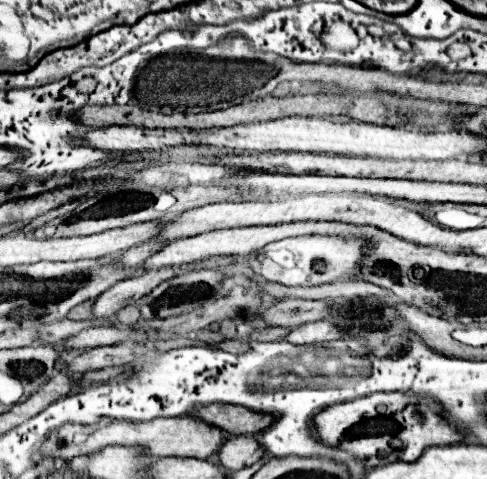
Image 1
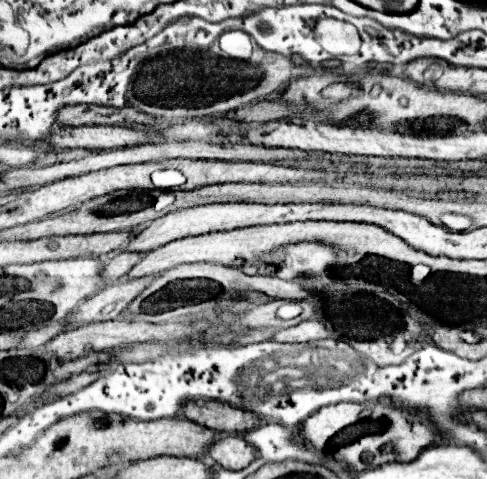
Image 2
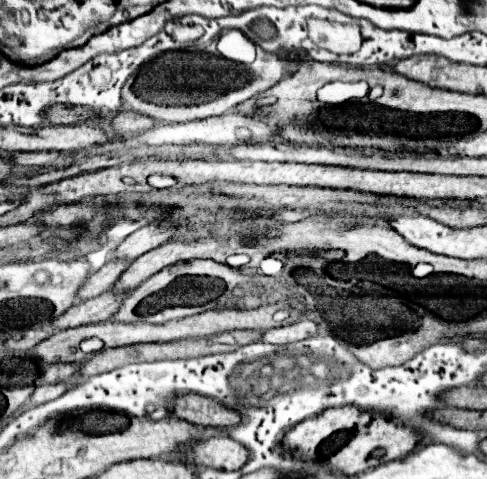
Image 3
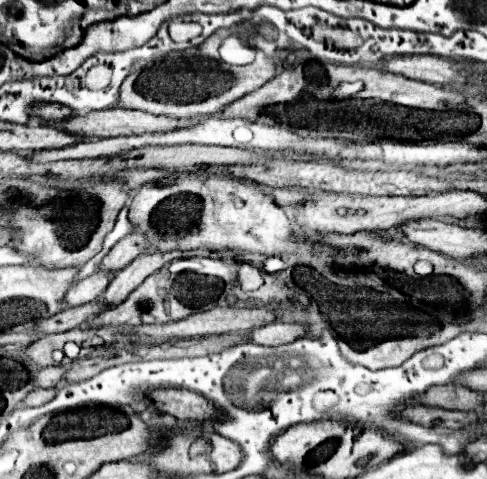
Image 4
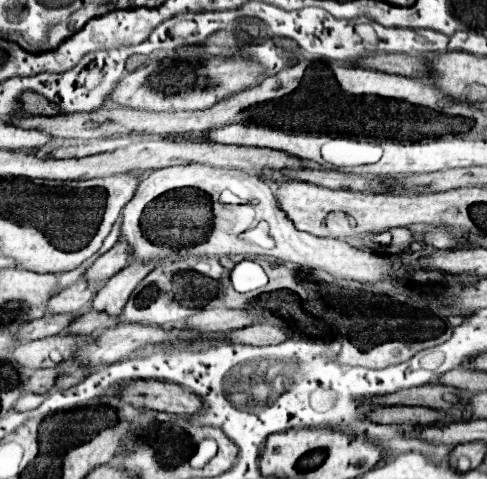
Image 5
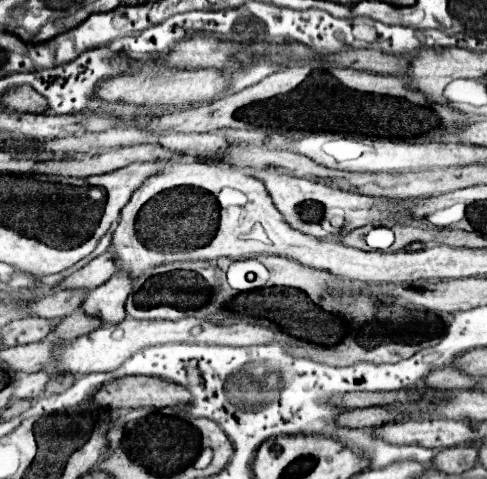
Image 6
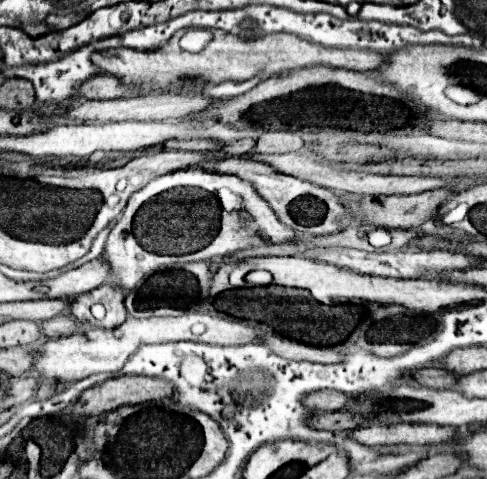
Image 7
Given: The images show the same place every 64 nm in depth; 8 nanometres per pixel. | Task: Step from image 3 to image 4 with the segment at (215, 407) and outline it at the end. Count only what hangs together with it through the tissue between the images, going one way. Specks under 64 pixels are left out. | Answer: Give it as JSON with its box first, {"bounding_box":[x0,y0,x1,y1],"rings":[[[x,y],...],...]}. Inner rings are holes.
{"bounding_box":[152,390,220,422],"rings":[[[154,390],[152,400],[160,412],[170,414],[178,420],[208,422],[220,418],[218,410],[208,398],[190,390]]]}

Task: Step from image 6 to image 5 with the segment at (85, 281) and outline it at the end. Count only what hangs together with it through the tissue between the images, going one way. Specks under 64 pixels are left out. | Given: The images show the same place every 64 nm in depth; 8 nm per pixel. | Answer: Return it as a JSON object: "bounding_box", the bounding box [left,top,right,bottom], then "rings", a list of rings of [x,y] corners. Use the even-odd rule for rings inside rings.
{"bounding_box":[84,242,132,282],"rings":[[[126,242],[114,244],[114,248],[110,248],[106,254],[102,254],[102,256],[88,268],[84,280],[106,282],[110,276],[114,276],[116,272],[120,272],[122,268],[126,268],[126,264],[130,262],[130,254],[132,254],[132,248],[130,248]]]}

